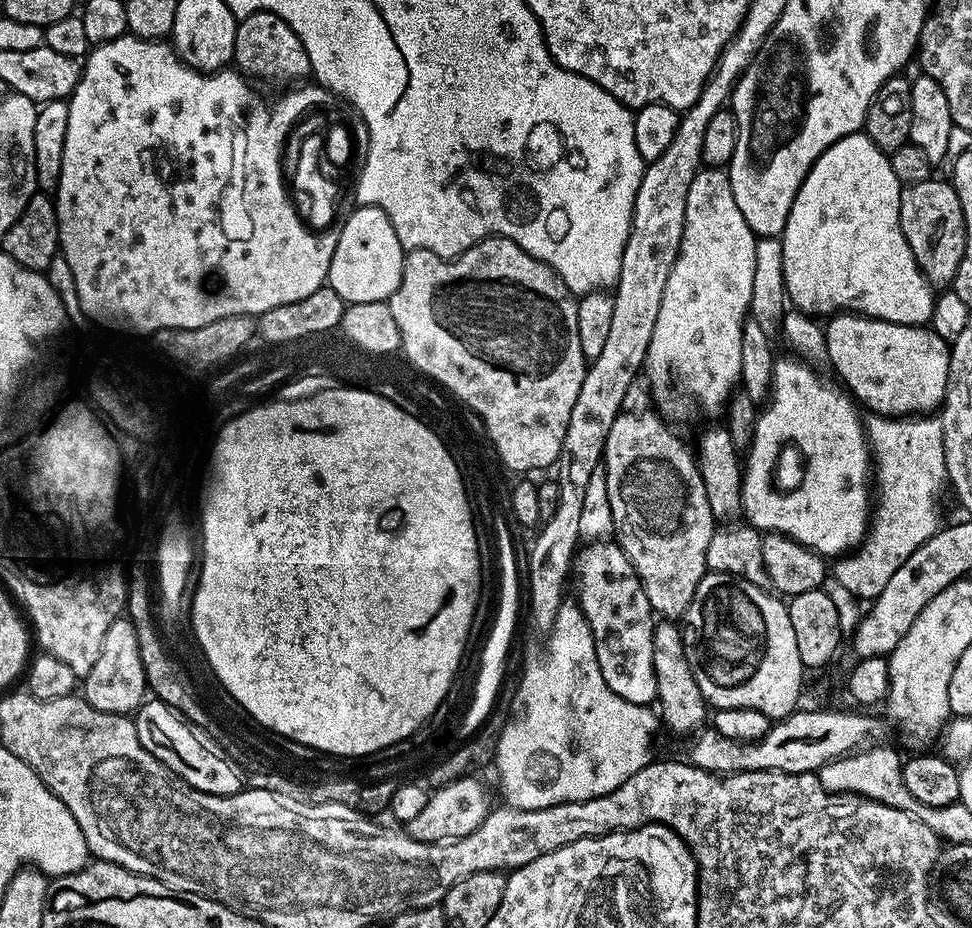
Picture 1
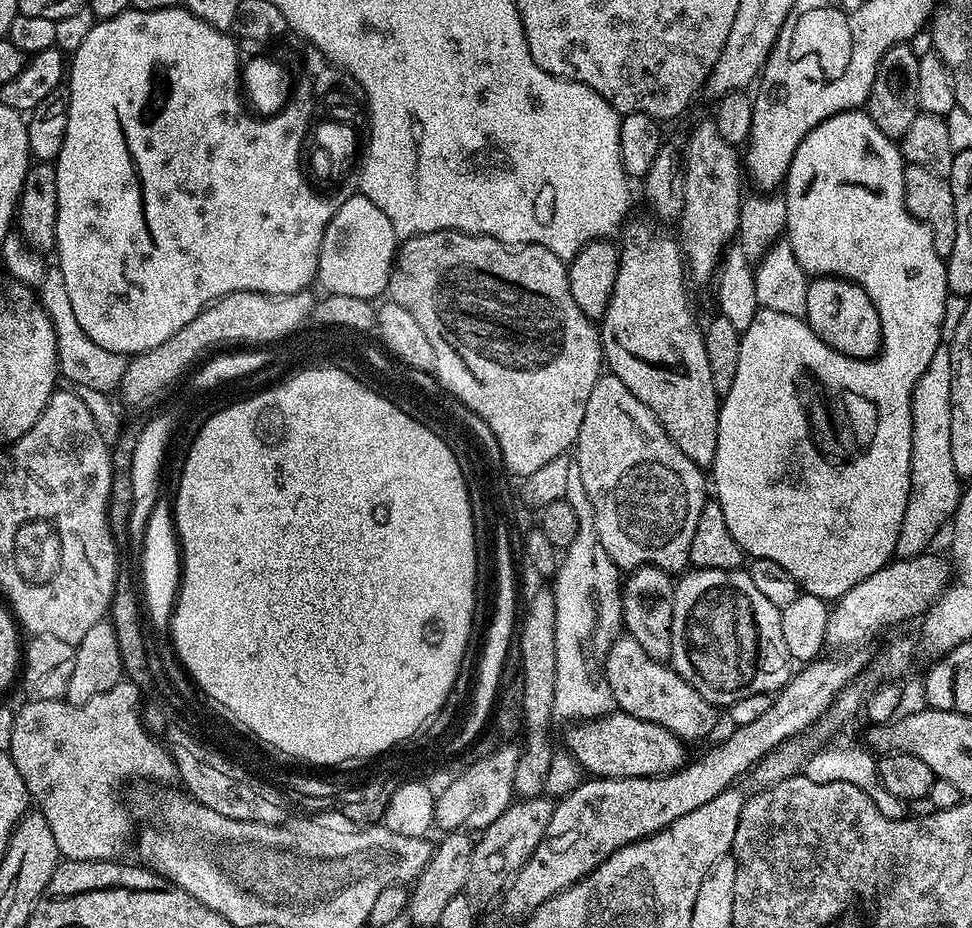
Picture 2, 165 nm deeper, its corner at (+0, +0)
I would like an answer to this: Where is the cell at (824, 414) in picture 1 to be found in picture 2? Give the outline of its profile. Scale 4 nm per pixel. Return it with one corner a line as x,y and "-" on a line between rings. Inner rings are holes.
864,110
834,114
826,118
826,122
814,126
814,130
810,130
810,134
802,138
790,162
788,178
782,185
786,204
787,242
794,250
794,258
798,258
798,266
802,266
809,277
839,276
842,280
853,280
855,284
862,286
862,290
866,290
874,310
878,310
882,326
880,351
870,360
843,356
838,354
838,350
826,346
826,342
822,342
822,338
814,334
807,320
790,314
778,314
778,310
761,308
754,314
754,322
750,322
750,326
746,326
746,330
740,334
738,371
734,374
730,390
723,393
720,401
718,454
714,454
710,469
710,488
711,491
712,488
716,491
714,500
722,506
730,538
738,542
745,557
778,562
778,566
782,566
782,570
786,570
786,574
794,578
800,592
809,592
829,602
839,600
842,594
846,594
846,590
858,586
858,582
871,581
876,572
886,567
896,556
901,523
912,493
912,391
918,378
922,378
922,374
930,366
930,358
934,358
934,354
942,347
940,331
944,303
949,295
948,269
945,257
939,256
934,250
934,238
930,238
930,230
915,220
904,204
905,167
897,141
886,138
886,134
882,134
882,130
874,126

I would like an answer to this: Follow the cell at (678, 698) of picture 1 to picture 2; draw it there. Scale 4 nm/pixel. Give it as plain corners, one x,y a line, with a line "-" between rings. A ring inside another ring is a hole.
645,566
642,568
633,568
627,573
626,579
623,581
620,589
620,614
622,617
622,628
627,635
634,638
634,642
638,642
638,646
642,646
642,650
646,650
646,654
650,654
650,658
664,662
672,655
672,619
674,618
674,594
676,593
676,586
673,577
669,573
664,572
660,568
653,568

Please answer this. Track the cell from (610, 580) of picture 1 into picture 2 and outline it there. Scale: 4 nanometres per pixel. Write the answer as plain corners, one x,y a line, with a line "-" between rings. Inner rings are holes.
627,634
617,635
602,656
604,677
612,691
615,707
634,718
654,722
673,732
679,740
691,742
708,736
716,728
717,709
694,690
667,663
650,658
638,642

